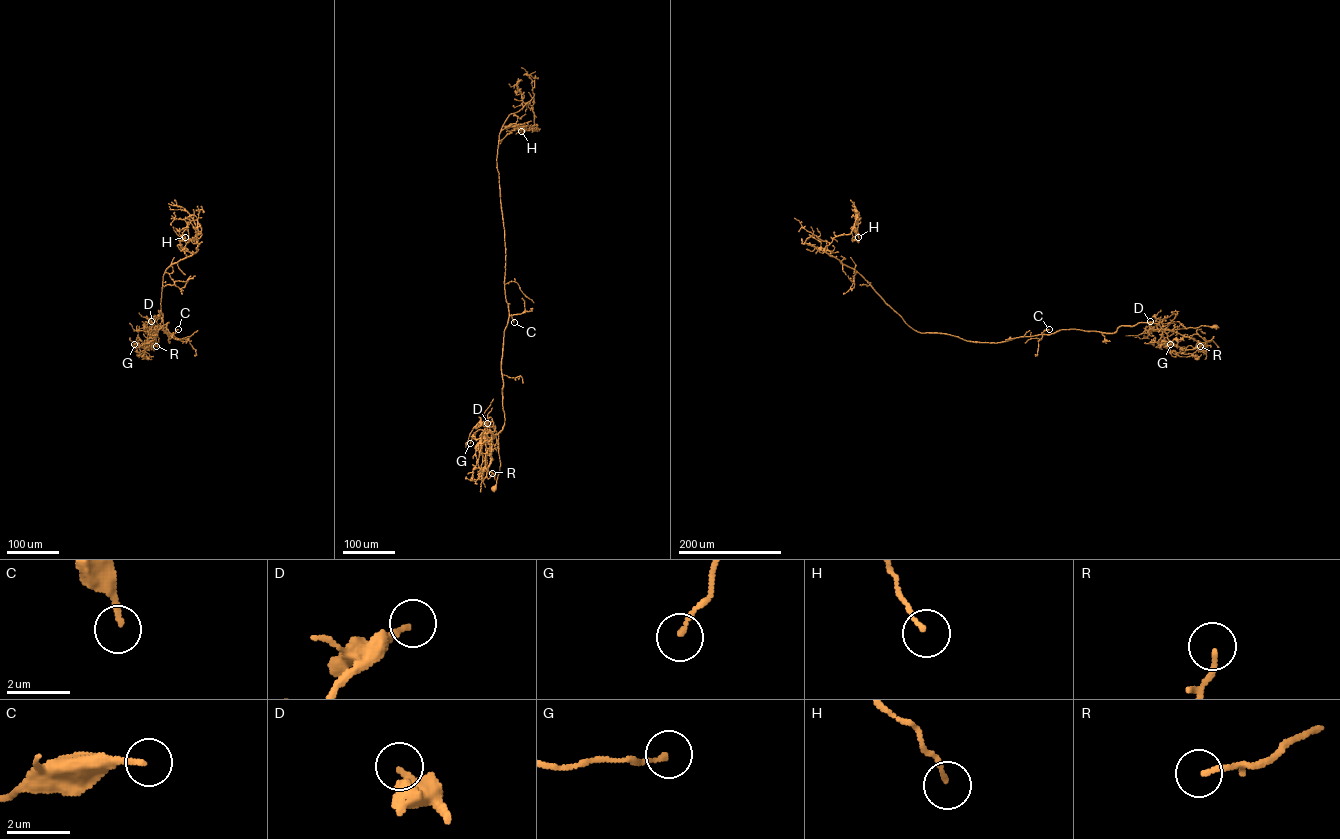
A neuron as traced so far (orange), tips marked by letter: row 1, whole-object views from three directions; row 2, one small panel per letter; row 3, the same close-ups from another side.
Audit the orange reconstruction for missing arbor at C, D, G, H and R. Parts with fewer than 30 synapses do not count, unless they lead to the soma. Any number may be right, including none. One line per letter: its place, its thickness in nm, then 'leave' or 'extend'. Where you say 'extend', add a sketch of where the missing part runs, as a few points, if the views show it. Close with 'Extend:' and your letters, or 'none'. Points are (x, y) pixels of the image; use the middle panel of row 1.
C: at (514, 322); 180 nm thick; extend; missing branch runs (514, 322), (510, 336)
D: at (487, 423); 190 nm thick; leave
G: at (470, 443); 150 nm thick; leave
H: at (521, 131); 120 nm thick; leave
R: at (492, 473); 150 nm thick; leave
Extend: C

